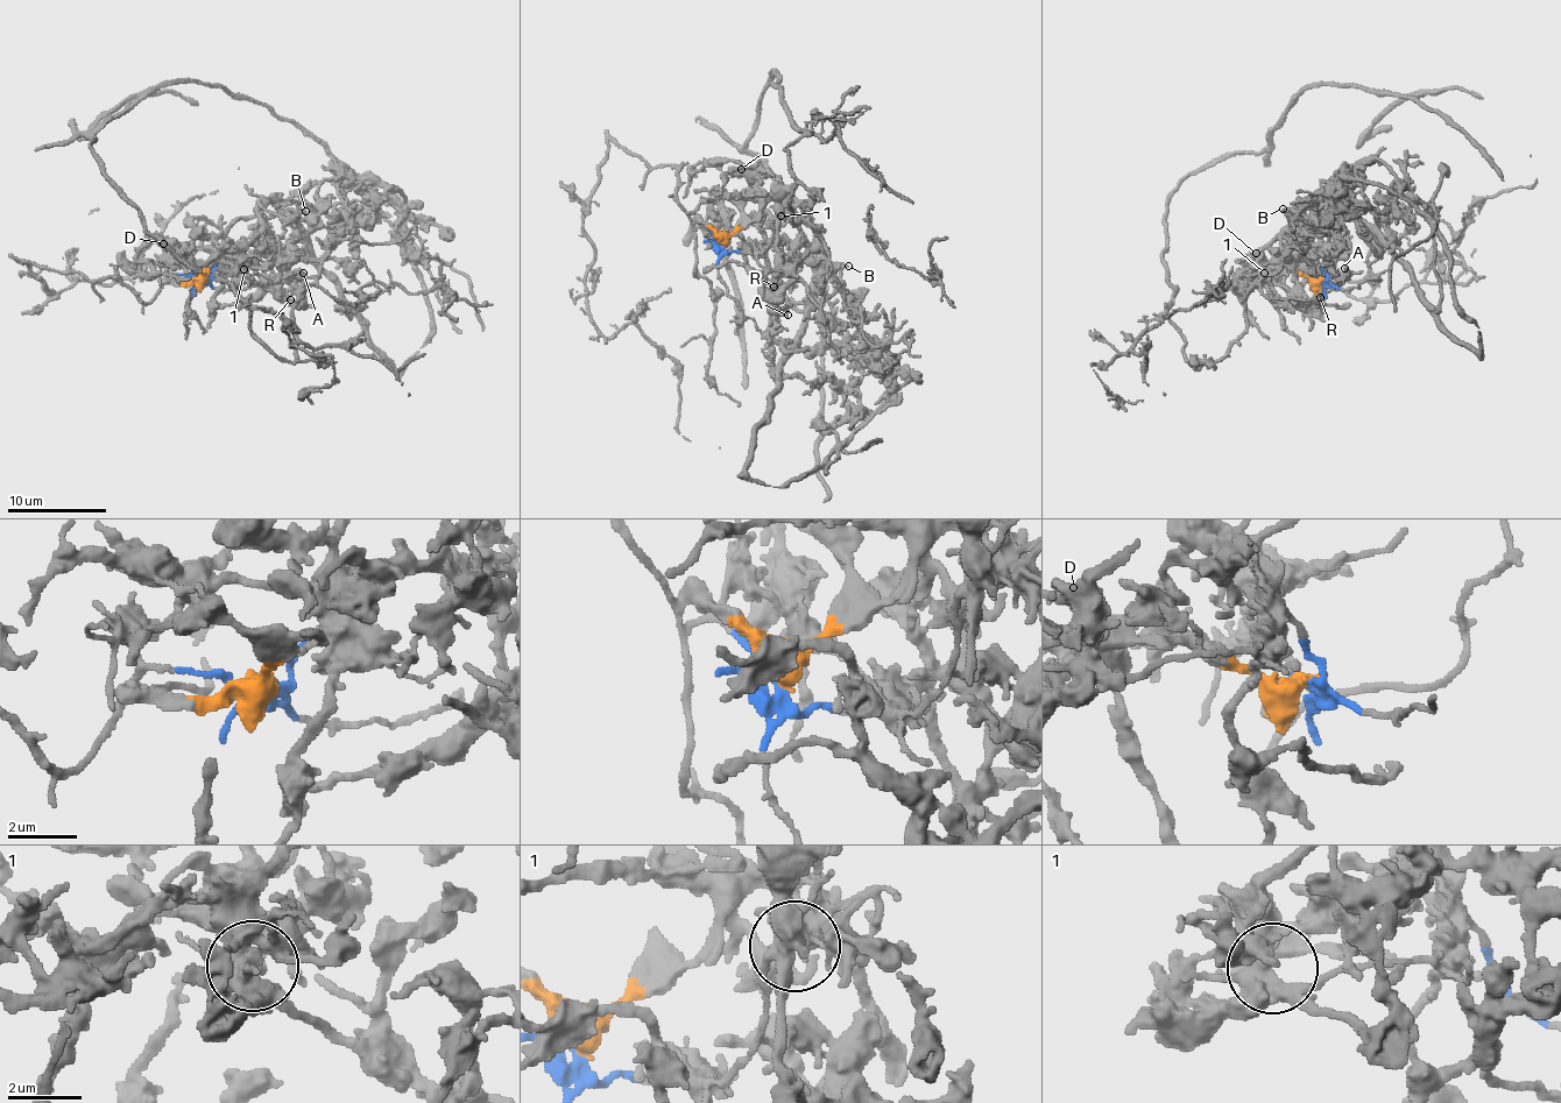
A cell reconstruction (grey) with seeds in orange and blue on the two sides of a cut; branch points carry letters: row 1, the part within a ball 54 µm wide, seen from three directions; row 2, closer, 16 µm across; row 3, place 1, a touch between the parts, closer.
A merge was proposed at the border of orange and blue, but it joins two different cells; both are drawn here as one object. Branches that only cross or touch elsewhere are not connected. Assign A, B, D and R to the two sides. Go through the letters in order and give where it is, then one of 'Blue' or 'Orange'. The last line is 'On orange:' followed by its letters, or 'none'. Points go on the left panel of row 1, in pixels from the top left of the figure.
A: Place: (303, 273). Orange
B: Place: (305, 211). Orange
D: Place: (163, 244). Orange
R: Place: (290, 299). Orange
On orange: A, B, D, R

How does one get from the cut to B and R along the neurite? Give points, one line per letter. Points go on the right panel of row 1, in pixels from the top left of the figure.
B: (1321, 280), (1275, 263), (1284, 246), (1299, 245), (1302, 239), (1300, 213), (1292, 209), (1286, 217), (1282, 209)
R: (1321, 280), (1266, 260), (1263, 269), (1288, 290), (1302, 289), (1309, 298), (1320, 296)

